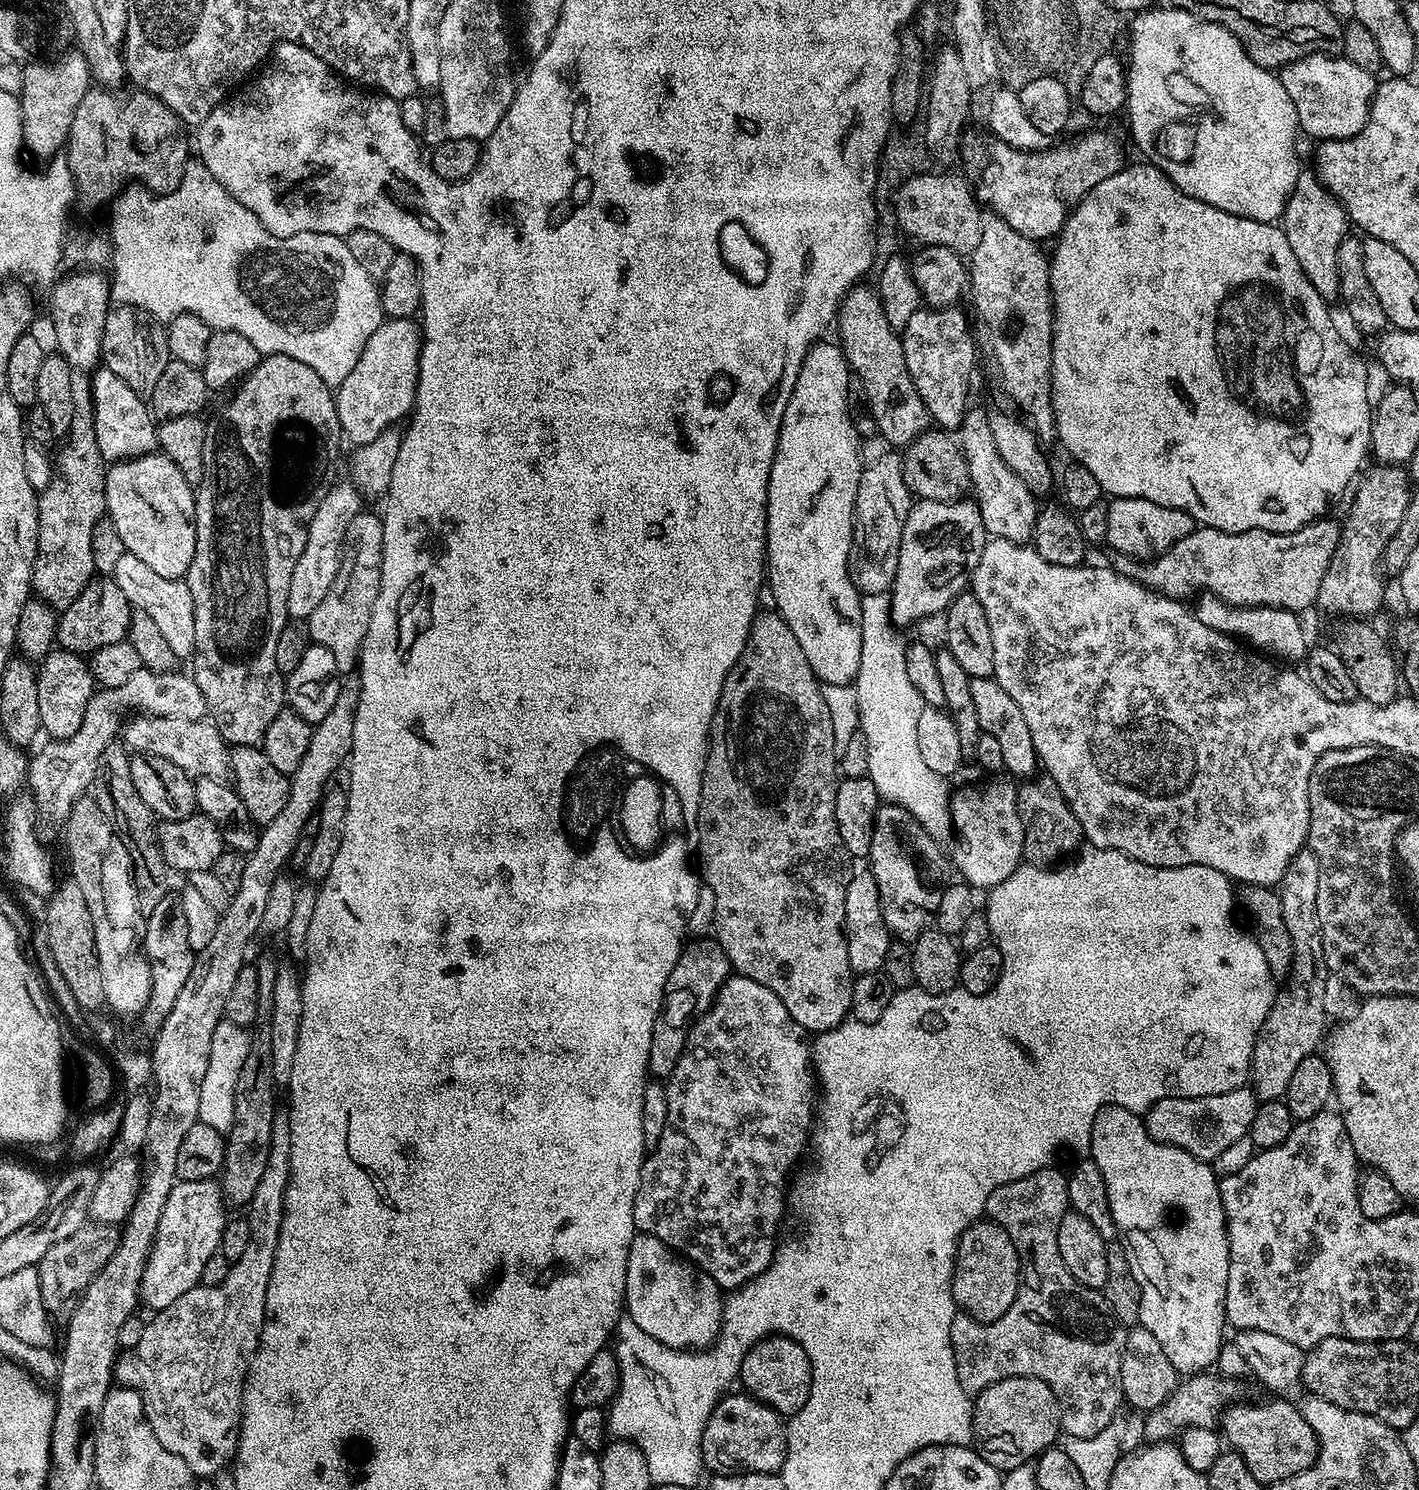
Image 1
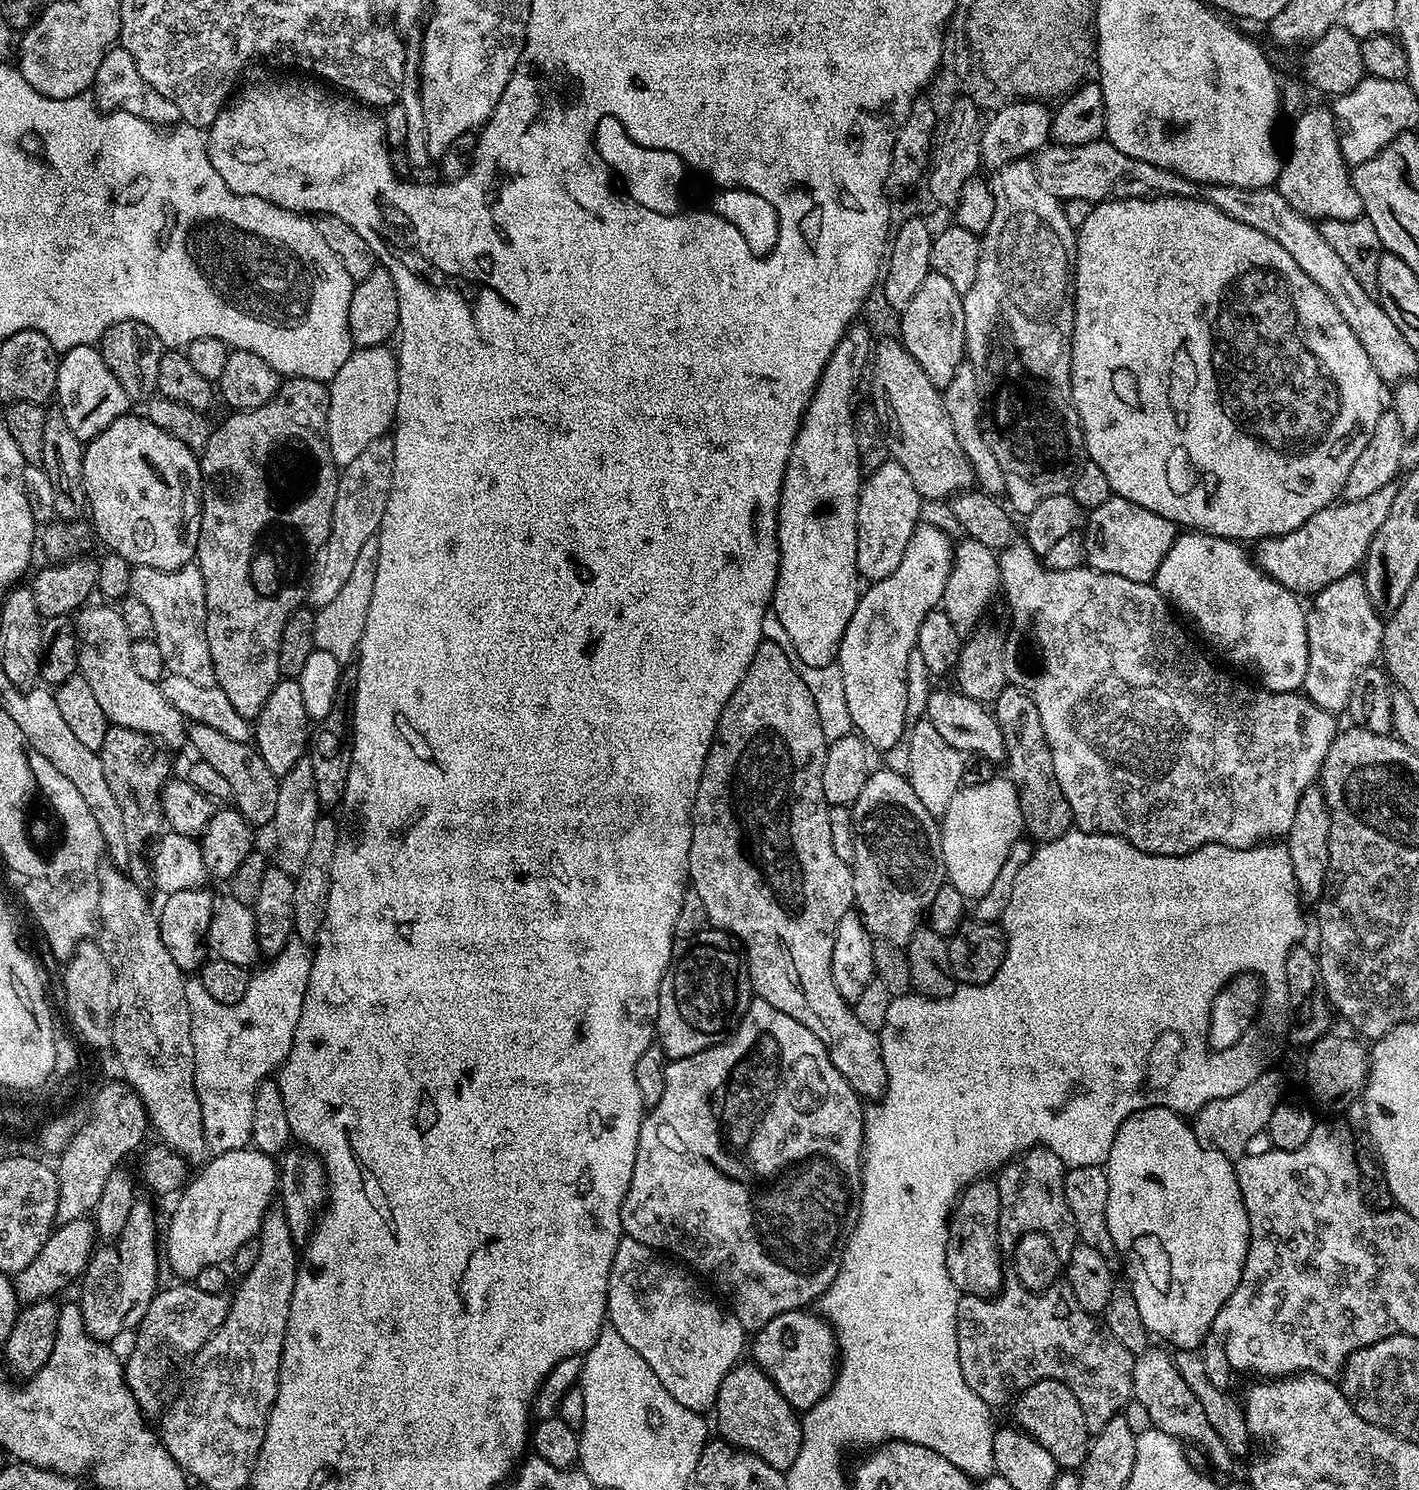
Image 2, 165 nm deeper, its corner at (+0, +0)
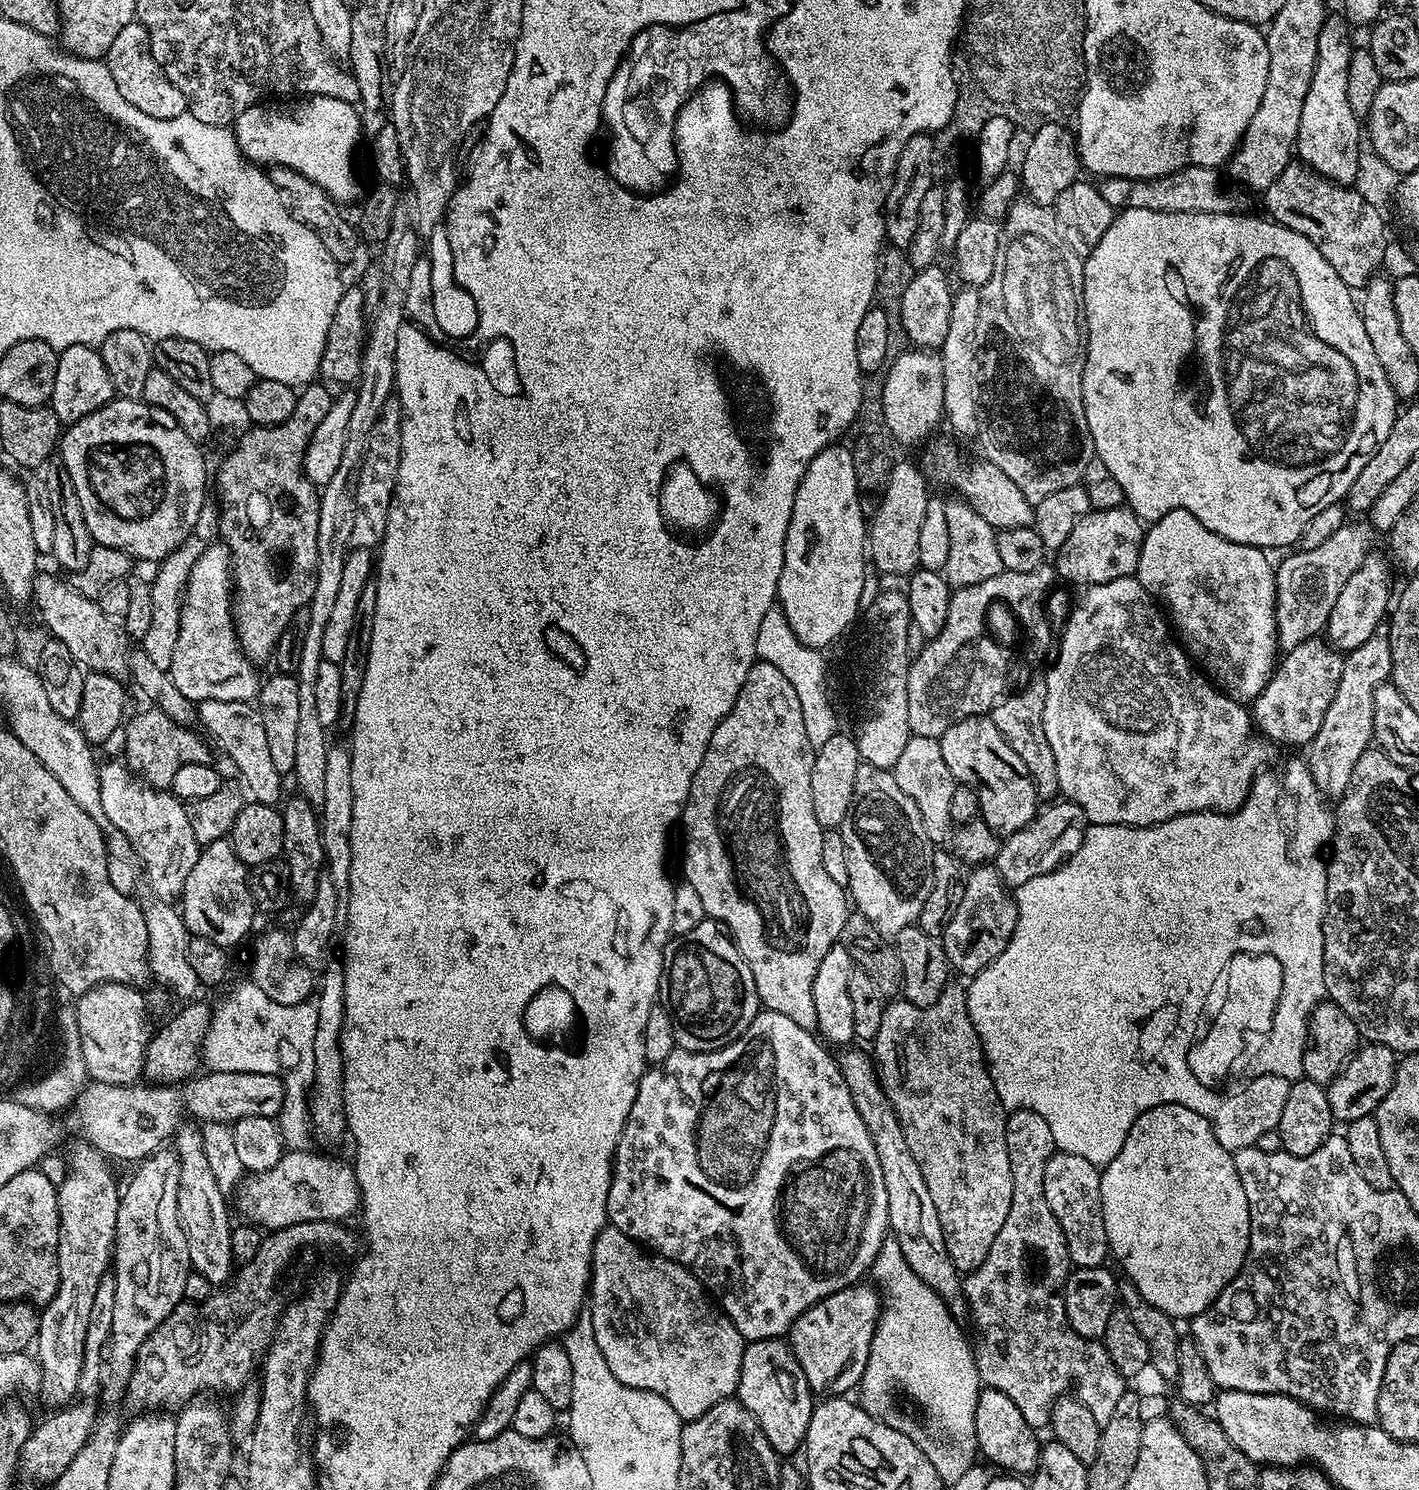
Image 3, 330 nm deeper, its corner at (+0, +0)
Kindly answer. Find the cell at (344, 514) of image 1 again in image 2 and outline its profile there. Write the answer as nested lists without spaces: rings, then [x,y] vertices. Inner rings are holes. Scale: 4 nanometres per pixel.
[[[391,435],[374,438],[374,442],[370,442],[370,446],[366,446],[366,450],[362,450],[362,454],[358,454],[358,458],[354,458],[354,462],[350,462],[350,466],[346,466],[339,473],[330,538],[314,561],[312,582],[308,586],[306,600],[313,609],[319,610],[326,606],[326,602],[331,602],[338,590],[342,590],[362,546],[379,533],[393,474],[394,442]]]

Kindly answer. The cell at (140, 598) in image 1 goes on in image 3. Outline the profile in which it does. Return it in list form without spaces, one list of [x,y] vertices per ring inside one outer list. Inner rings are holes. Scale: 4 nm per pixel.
[[[212,542],[194,562],[189,572],[186,587],[182,592],[178,643],[174,646],[174,662],[170,669],[172,680],[182,694],[193,702],[213,699],[219,702],[244,702],[257,699],[262,676],[255,672],[253,661],[240,648],[234,623],[234,600],[230,595],[230,553],[223,543]]]

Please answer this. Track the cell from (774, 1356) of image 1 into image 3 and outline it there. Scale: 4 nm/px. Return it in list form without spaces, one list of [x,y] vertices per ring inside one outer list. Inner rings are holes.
[[[857,1282],[849,1287],[838,1290],[826,1298],[822,1298],[810,1310],[806,1310],[788,1329],[786,1339],[794,1358],[798,1358],[798,1366],[802,1366],[802,1374],[806,1374],[808,1388],[820,1398],[833,1396],[847,1397],[848,1392],[857,1387],[866,1370],[866,1362],[870,1358],[870,1346],[876,1333],[876,1322],[882,1311],[882,1297],[871,1283]]]

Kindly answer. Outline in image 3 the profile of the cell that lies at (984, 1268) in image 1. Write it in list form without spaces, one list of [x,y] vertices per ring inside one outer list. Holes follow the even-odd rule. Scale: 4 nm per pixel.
[[[949,982],[942,990],[938,1002],[930,1006],[914,1006],[903,998],[893,999],[885,1003],[882,1014],[882,1026],[878,1026],[878,1034],[870,1048],[876,1066],[876,1077],[880,1080],[882,1090],[888,1095],[890,1106],[902,1126],[902,1134],[906,1134],[906,1143],[910,1146],[910,1154],[914,1154],[914,1162],[922,1170],[922,1178],[926,1178],[926,1190],[930,1190],[930,1199],[938,1210],[938,1219],[942,1221],[942,1234],[946,1238],[946,1250],[954,1262],[957,1272],[967,1274],[973,1272],[982,1262],[986,1262],[986,1254],[990,1254],[990,1246],[994,1246],[994,1238],[998,1238],[998,1230],[1002,1230],[1002,1222],[1006,1222],[1006,1214],[1010,1214],[1010,1198],[1012,1197],[1012,1175],[1010,1174],[1010,1154],[1006,1146],[1006,1109],[1000,1100],[998,1089],[994,1086],[991,1074],[988,1073],[988,1062],[984,1058],[982,1042],[974,1030],[974,1022],[970,1022],[968,1013],[968,994],[963,983]]]

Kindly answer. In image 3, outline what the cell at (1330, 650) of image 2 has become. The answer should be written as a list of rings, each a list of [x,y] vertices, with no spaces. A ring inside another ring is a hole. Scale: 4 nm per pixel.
[[[1317,638],[1294,646],[1294,650],[1284,652],[1278,667],[1268,680],[1257,700],[1253,700],[1250,711],[1255,727],[1260,728],[1265,737],[1277,746],[1300,744],[1307,746],[1318,734],[1322,718],[1326,718],[1326,709],[1338,690],[1342,679],[1344,656],[1327,639]]]

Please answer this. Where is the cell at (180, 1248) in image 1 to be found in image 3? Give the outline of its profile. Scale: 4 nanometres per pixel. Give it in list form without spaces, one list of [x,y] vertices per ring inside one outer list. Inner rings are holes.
[[[288,1150],[281,1156],[278,1166],[270,1166],[270,1170],[253,1172],[245,1175],[236,1185],[234,1199],[236,1208],[249,1224],[264,1230],[289,1228],[311,1220],[347,1221],[347,1216],[357,1215],[360,1208],[360,1187],[356,1181],[356,1169],[344,1160],[334,1160],[330,1156],[311,1156],[308,1150]]]

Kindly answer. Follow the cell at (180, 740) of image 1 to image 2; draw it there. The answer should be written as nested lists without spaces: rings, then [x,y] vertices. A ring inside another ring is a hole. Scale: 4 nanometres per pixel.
[[[85,606],[74,616],[76,662],[79,675],[90,682],[90,690],[94,690],[94,698],[98,698],[98,706],[102,706],[102,714],[106,714],[109,725],[138,730],[168,750],[185,747],[185,716],[166,700],[157,681],[142,678],[142,674],[134,670],[134,642],[126,634],[119,611],[112,606],[92,607]]]

